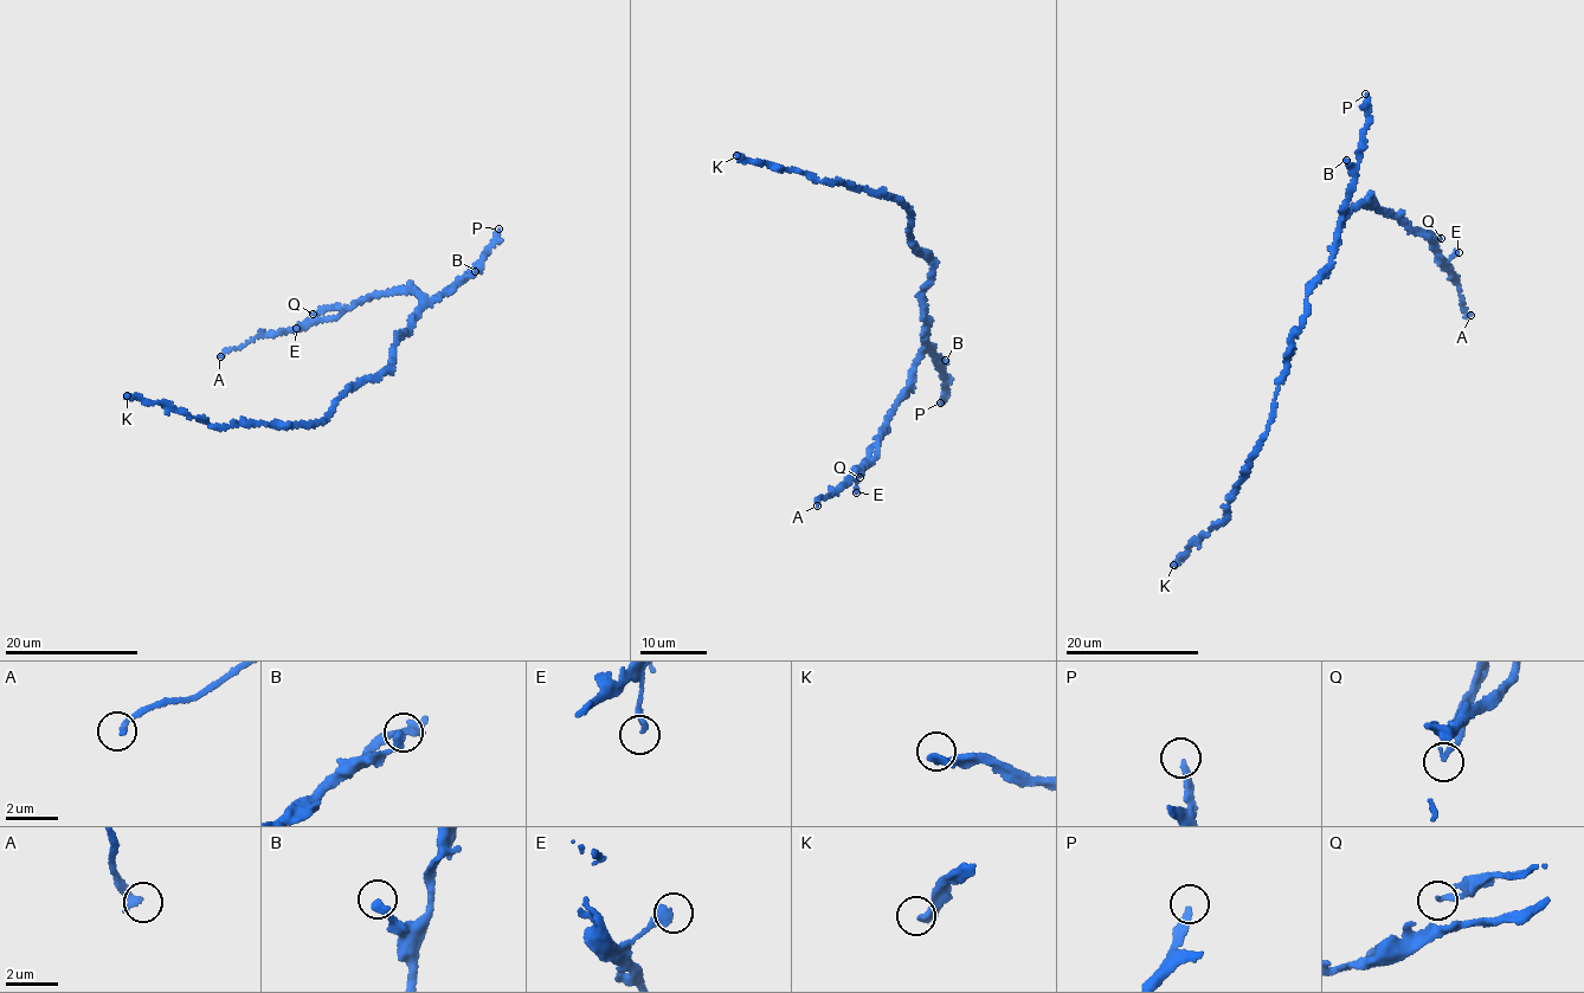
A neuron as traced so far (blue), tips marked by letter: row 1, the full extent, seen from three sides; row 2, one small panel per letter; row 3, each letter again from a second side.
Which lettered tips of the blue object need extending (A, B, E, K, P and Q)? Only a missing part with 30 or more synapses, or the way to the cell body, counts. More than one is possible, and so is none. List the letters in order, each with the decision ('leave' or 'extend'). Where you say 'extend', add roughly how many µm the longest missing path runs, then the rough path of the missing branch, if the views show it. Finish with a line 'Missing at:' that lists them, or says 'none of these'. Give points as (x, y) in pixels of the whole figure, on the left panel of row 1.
A: leave
B: leave
E: leave
K: leave
P: extend | 10 µm | (498, 229), (536, 200), (535, 204)
Q: leave
Missing at: P

